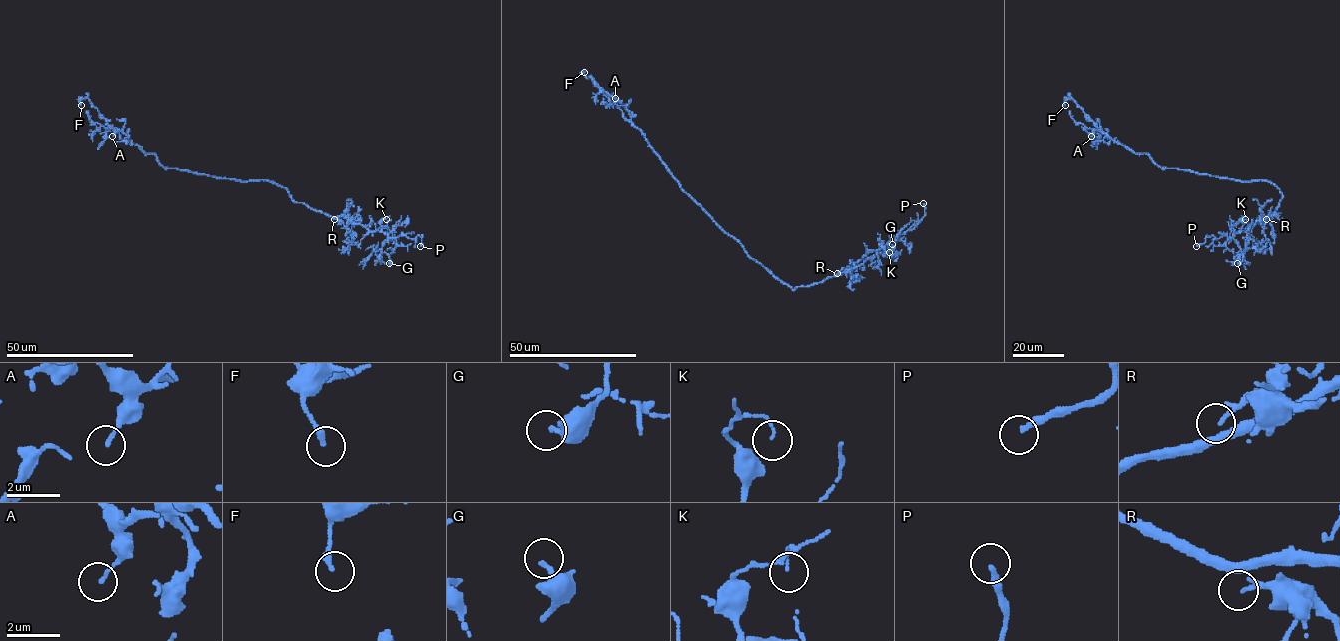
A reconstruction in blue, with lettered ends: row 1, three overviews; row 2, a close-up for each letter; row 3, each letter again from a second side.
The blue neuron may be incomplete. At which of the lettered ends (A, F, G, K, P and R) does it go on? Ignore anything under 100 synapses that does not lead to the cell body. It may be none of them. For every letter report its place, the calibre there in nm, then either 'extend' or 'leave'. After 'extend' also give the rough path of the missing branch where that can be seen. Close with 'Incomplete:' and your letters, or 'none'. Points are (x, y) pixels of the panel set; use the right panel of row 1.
A: place (1091, 136); calibre 110 nm; leave
F: place (1065, 105); calibre 220 nm; leave
G: place (1237, 263); calibre 200 nm; leave
K: place (1245, 219); calibre 80 nm; leave
P: place (1196, 246); calibre 240 nm; extend; course (1196, 246), (1184, 265), (1198, 271), (1211, 257), (1211, 270), (1214, 272)
R: place (1266, 219); calibre 90 nm; leave
Incomplete: P

